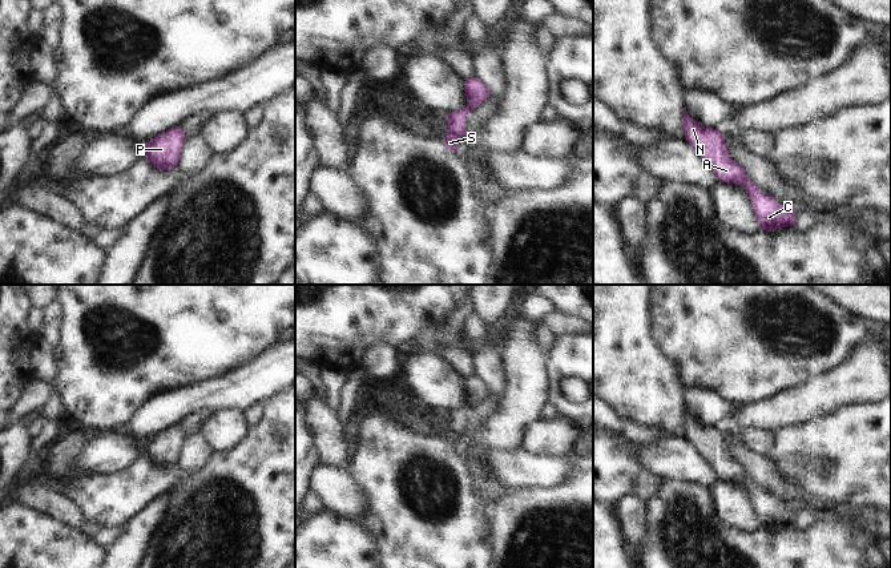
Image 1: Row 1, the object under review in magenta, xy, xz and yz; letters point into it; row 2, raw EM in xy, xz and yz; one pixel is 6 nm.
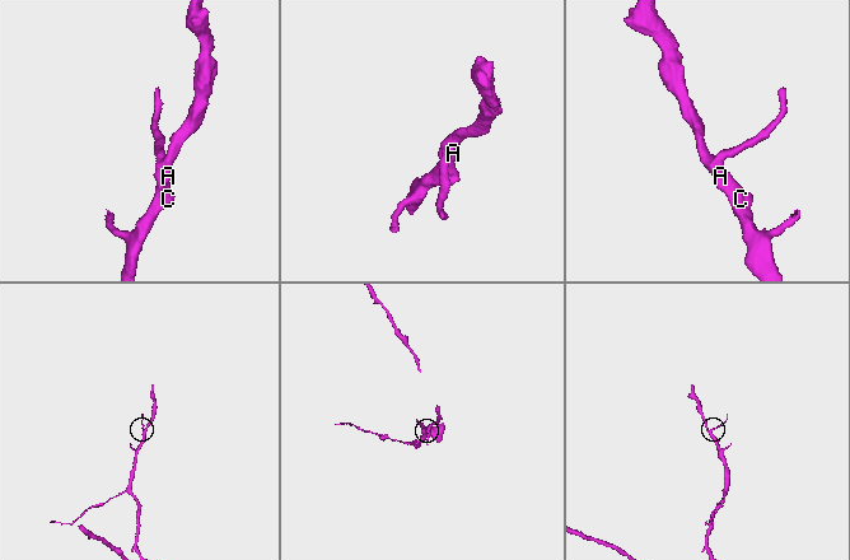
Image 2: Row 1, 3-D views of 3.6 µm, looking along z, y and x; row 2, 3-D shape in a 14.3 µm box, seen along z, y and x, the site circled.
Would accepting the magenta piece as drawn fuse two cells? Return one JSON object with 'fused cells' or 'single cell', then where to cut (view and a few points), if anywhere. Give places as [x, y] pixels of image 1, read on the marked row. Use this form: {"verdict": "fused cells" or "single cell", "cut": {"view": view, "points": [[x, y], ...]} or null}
{"verdict": "single cell", "cut": null}

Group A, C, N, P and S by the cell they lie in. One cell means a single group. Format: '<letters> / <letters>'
A C N P S

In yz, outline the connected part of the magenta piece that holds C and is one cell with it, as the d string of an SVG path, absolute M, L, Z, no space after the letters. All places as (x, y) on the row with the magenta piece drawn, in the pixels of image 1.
M685 108L684 129L684 138L714 172L717 181L742 185L745 188L762 230L774 231L778 227L794 225L794 208L790 205L778 205L771 196L762 193L746 177L743 168L729 154L725 137L718 129L702 126L686 113Z

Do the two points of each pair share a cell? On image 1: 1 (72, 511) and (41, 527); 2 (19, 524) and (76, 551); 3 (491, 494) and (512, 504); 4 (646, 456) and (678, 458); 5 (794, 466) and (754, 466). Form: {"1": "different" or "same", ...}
{"1": "different", "2": "same", "3": "different", "4": "same", "5": "different"}

